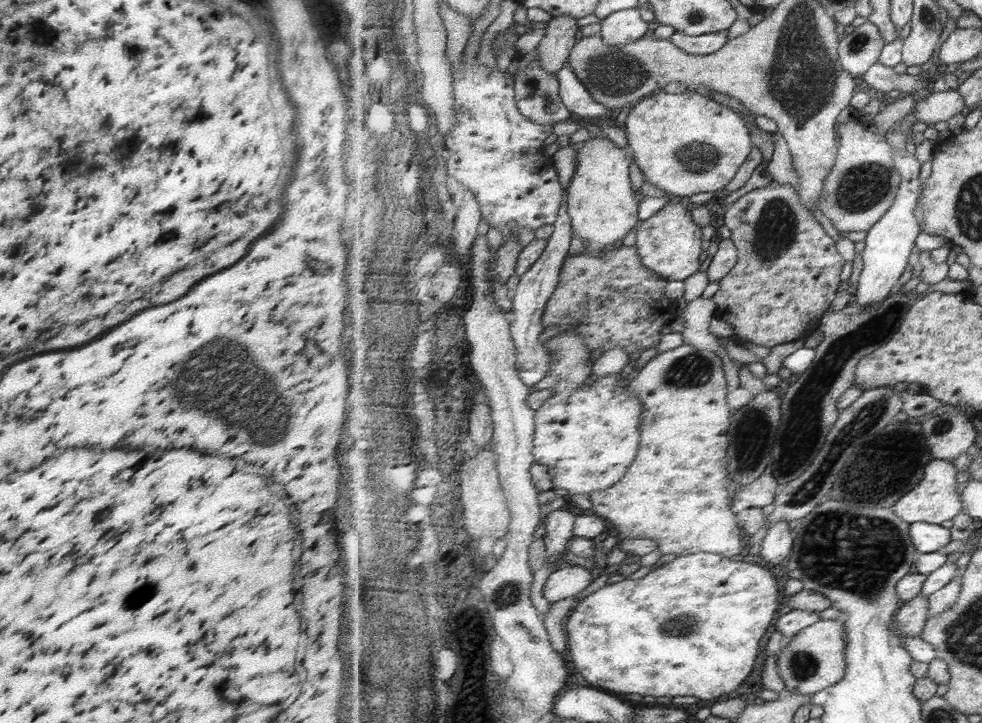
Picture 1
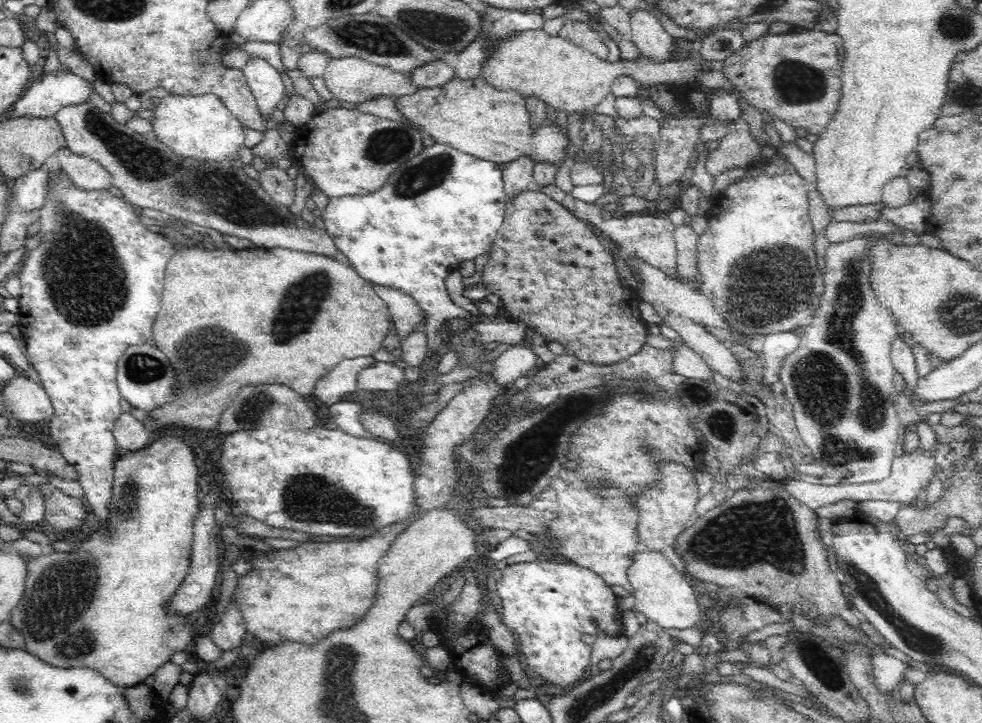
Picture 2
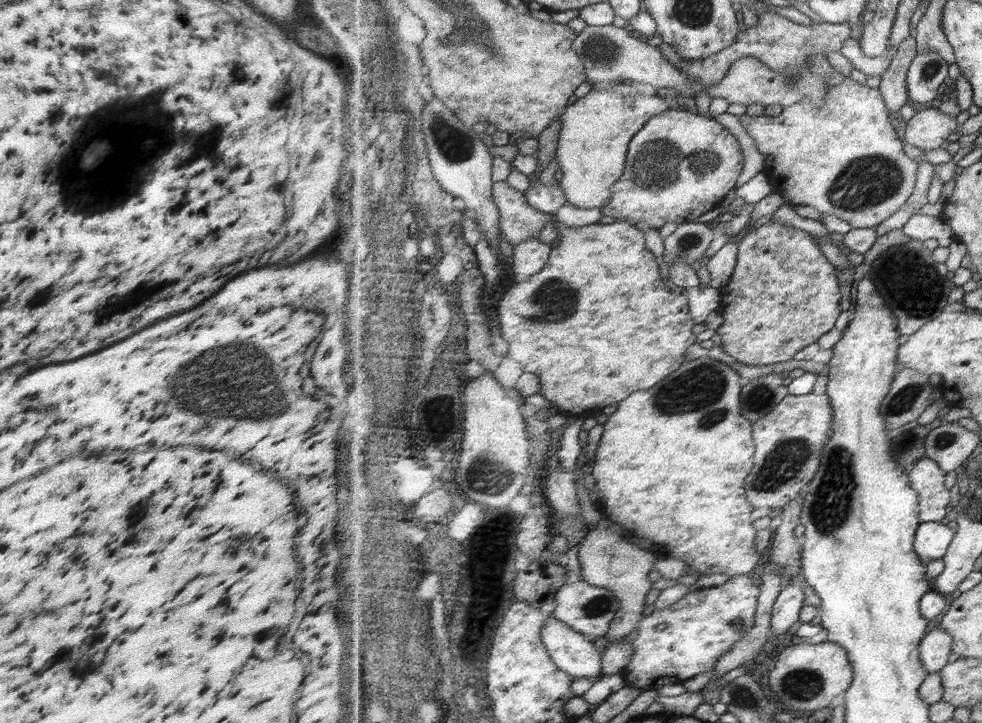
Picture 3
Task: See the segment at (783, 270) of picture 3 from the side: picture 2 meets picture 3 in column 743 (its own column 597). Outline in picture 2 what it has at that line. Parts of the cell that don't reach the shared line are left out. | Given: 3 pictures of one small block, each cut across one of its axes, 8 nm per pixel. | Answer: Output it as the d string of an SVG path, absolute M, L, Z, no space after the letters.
M528 189L527 191L518 193L518 196L515 196L505 206L505 217L494 242L491 244L489 262L483 269L479 289L483 292L498 295L503 308L510 313L508 317L510 320L523 322L528 329L533 329L534 332L537 331L544 336L548 342L557 341L561 343L564 346L564 353L569 353L570 356L576 356L576 358L584 362L614 364L614 362L620 362L620 360L624 360L624 358L636 354L642 346L646 345L648 329L646 322L641 318L641 310L639 309L639 304L644 301L642 300L642 296L637 294L637 289L624 288L622 286L615 263L611 260L610 255L606 254L606 249L604 248L604 240L600 238L588 224L578 220L576 216L562 208L560 204L554 202L552 198L542 193L541 190L534 192Z

